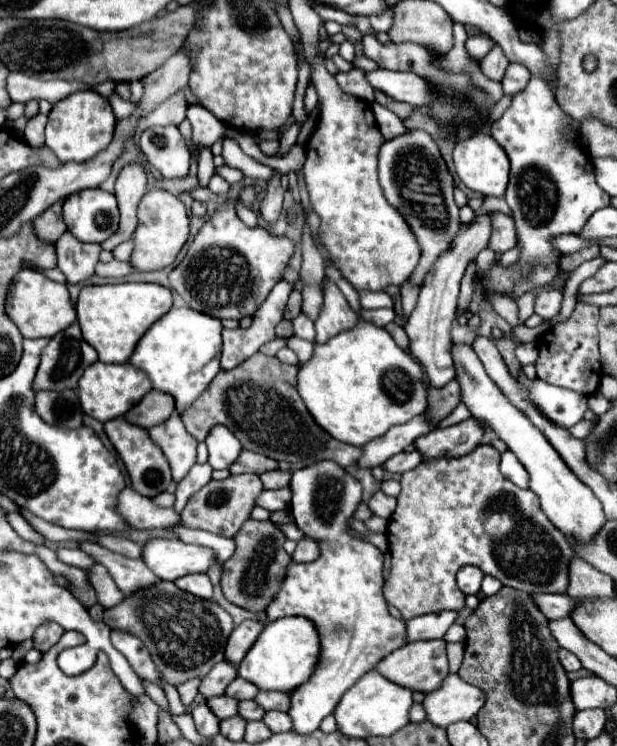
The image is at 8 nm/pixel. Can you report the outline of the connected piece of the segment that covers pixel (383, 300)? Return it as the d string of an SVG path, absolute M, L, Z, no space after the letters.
M378 291L378 293L360 293L360 303L364 309L380 309L380 307L394 307L394 297L386 291Z

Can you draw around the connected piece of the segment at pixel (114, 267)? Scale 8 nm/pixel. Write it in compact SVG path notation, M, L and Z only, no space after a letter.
M110 261L110 263L98 263L96 267L96 275L100 277L126 277L134 271L134 267L130 263L124 263L124 261Z

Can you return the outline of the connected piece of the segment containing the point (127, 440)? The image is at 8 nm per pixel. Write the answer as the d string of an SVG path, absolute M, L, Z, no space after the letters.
M120 417L120 419L106 421L104 431L106 431L110 443L114 445L116 453L120 455L120 459L122 459L126 471L128 471L130 485L132 485L132 489L136 489L136 493L154 499L156 495L160 495L160 493L164 493L168 489L168 485L172 481L168 461L166 461L164 453L150 441L150 437L148 437L148 433L144 429L140 429L136 425L130 425L128 421L124 421Z

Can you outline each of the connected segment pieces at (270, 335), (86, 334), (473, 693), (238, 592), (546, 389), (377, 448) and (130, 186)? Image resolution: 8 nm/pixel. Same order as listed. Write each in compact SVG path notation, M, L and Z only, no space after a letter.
M280 281L274 285L266 301L256 309L252 315L252 325L248 329L224 329L222 339L222 363L220 367L224 371L240 365L248 357L252 357L266 341L272 341L276 337L274 327L282 321L282 311L286 307L288 295L292 291L292 285L286 281Z
M118 283L82 287L76 313L84 341L92 345L102 363L126 363L148 327L172 307L170 289L154 283Z
M450 673L440 689L428 693L422 701L426 709L426 717L432 725L446 729L456 721L472 719L480 707L484 705L484 693L462 681L458 675Z
M248 519L240 531L234 537L236 541L236 553L222 563L222 593L224 597L252 613L264 613L268 603L274 601L276 593L280 591L280 585L286 577L286 569L292 563L292 557L284 551L286 537L276 529L272 521L254 521Z
M524 373L518 379L528 387L530 397L540 407L540 411L554 423L562 427L572 427L584 419L584 413L588 409L588 401L584 395L568 391L564 387L552 387L538 379L528 381Z
M426 413L416 415L412 421L406 421L404 425L394 425L392 429L388 429L388 433L384 433L384 437L378 437L376 441L370 441L368 445L362 447L364 455L360 457L358 465L368 469L384 465L384 461L406 451L406 447L412 445L416 437L426 435L432 429L436 429L436 425Z
M128 163L122 167L118 179L116 179L116 199L118 199L118 209L120 209L120 227L116 235L112 235L108 241L104 241L100 247L104 251L112 251L118 243L128 241L138 225L136 211L142 195L146 193L146 173L138 163Z

